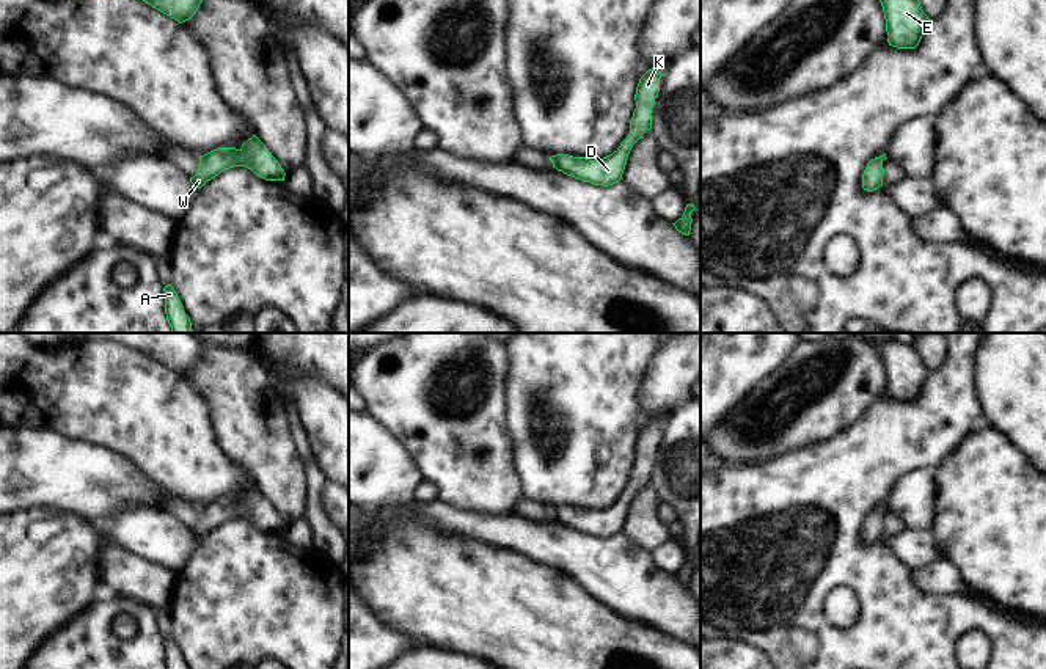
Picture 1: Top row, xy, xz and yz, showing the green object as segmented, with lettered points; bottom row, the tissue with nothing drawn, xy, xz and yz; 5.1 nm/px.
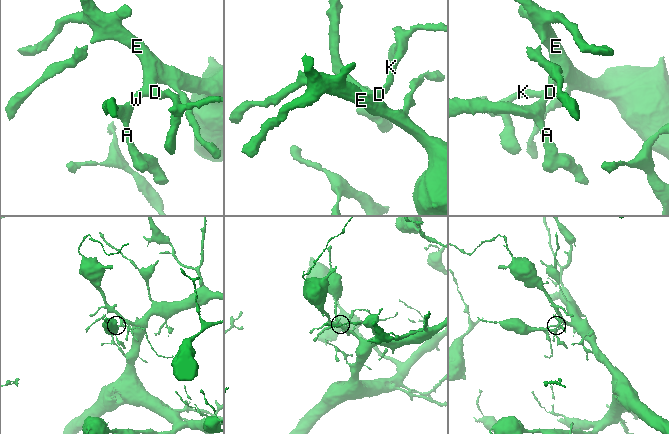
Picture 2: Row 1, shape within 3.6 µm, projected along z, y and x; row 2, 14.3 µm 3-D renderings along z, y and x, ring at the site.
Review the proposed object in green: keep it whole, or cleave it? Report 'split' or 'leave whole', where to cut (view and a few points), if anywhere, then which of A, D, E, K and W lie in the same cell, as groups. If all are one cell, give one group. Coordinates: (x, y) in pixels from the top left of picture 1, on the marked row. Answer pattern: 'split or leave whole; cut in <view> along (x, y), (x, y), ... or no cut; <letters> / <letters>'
leave whole; no cut; A D E K W

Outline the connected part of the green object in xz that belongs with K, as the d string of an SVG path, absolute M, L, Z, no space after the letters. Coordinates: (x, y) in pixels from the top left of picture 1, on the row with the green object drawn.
M652 68L639 79L635 94L636 108L630 121L630 133L613 154L600 160L556 154L550 157L553 168L594 185L608 187L619 182L633 144L652 129L652 107L660 93L661 72L663 68Z

